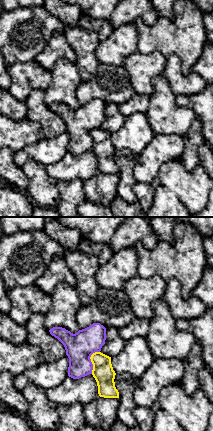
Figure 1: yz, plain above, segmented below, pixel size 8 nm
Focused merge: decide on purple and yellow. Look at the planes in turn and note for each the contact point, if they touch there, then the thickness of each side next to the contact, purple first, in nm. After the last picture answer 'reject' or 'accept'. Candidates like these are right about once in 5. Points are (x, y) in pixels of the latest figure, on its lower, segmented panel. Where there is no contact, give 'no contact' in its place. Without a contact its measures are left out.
meets purple at (90, 360); 220 nm thick on the purple side, 170 nm on the other

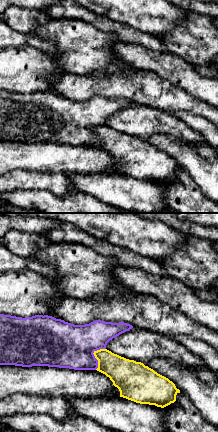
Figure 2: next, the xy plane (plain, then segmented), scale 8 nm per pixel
meets purple at (93, 355); 360 nm thick on the purple side, 220 nm on the other

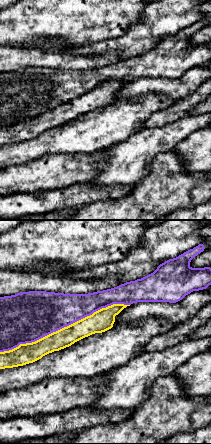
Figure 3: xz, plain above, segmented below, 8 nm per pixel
meets purple at (64, 326); 380 nm thick on the purple side, 160 nm on the other

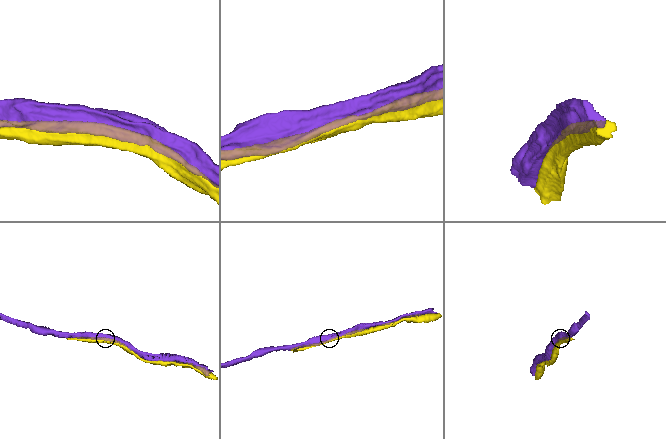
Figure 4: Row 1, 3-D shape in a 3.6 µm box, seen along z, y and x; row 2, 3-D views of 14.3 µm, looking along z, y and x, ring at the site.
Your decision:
reject

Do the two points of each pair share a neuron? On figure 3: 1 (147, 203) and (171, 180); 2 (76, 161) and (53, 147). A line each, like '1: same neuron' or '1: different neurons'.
1: same neuron
2: different neurons

